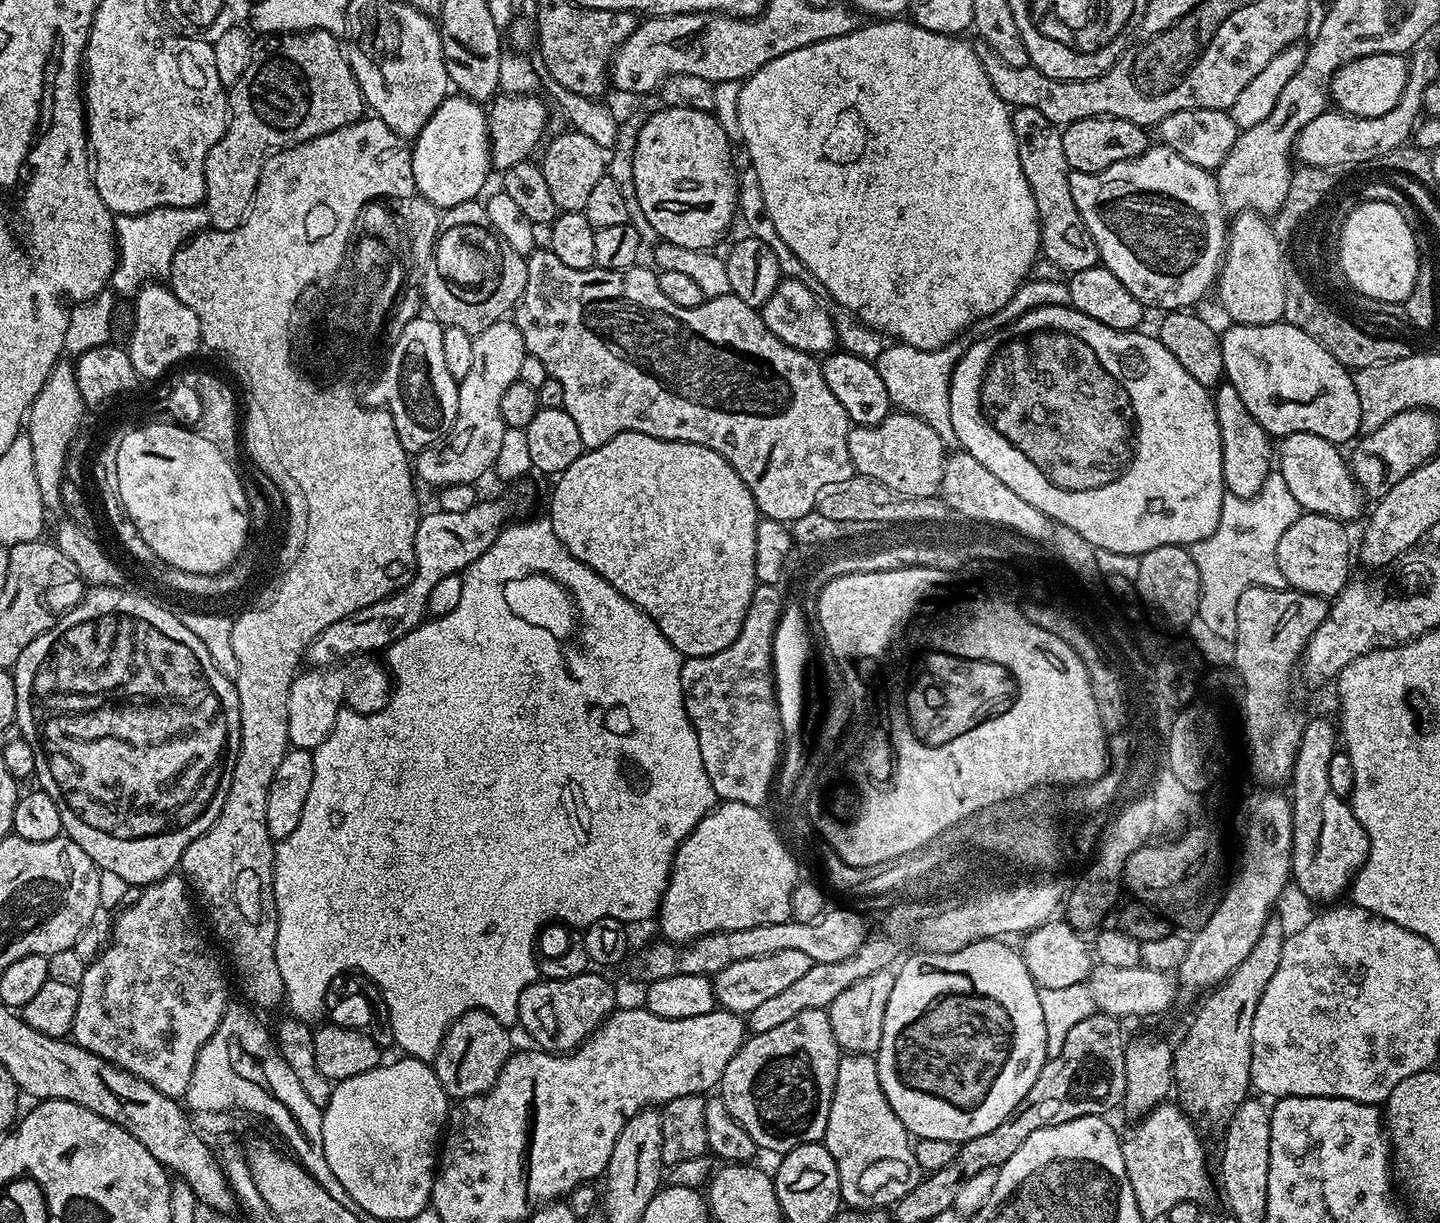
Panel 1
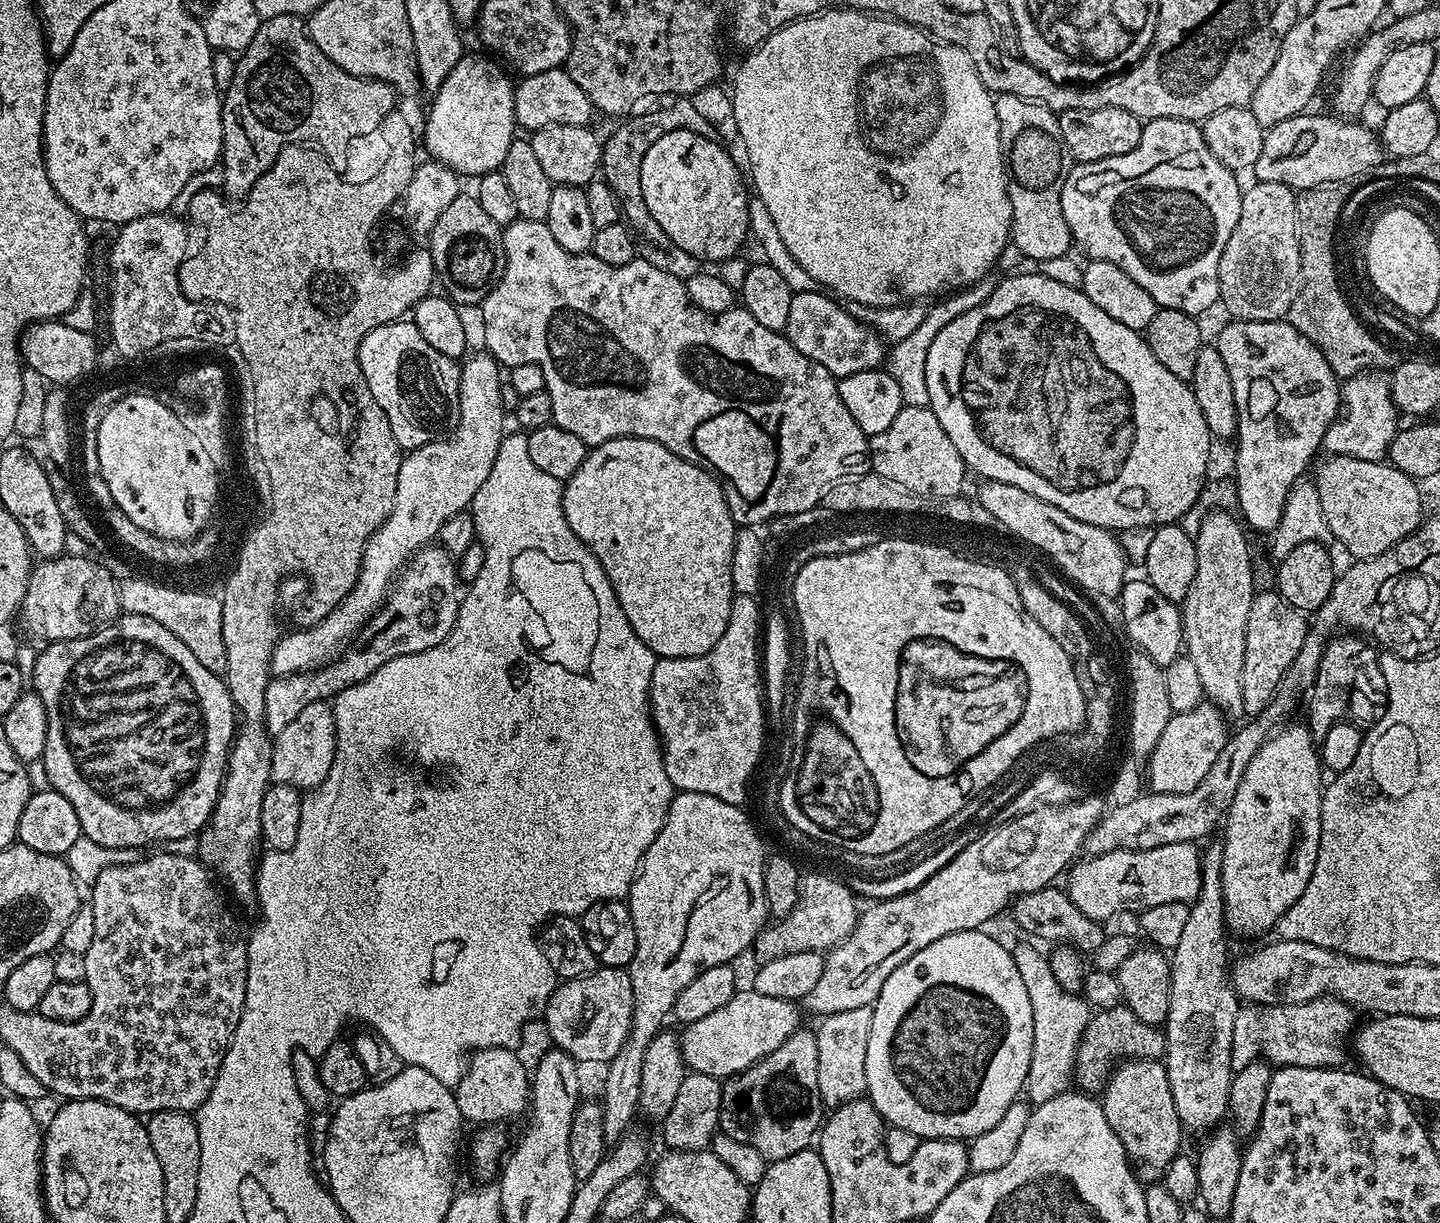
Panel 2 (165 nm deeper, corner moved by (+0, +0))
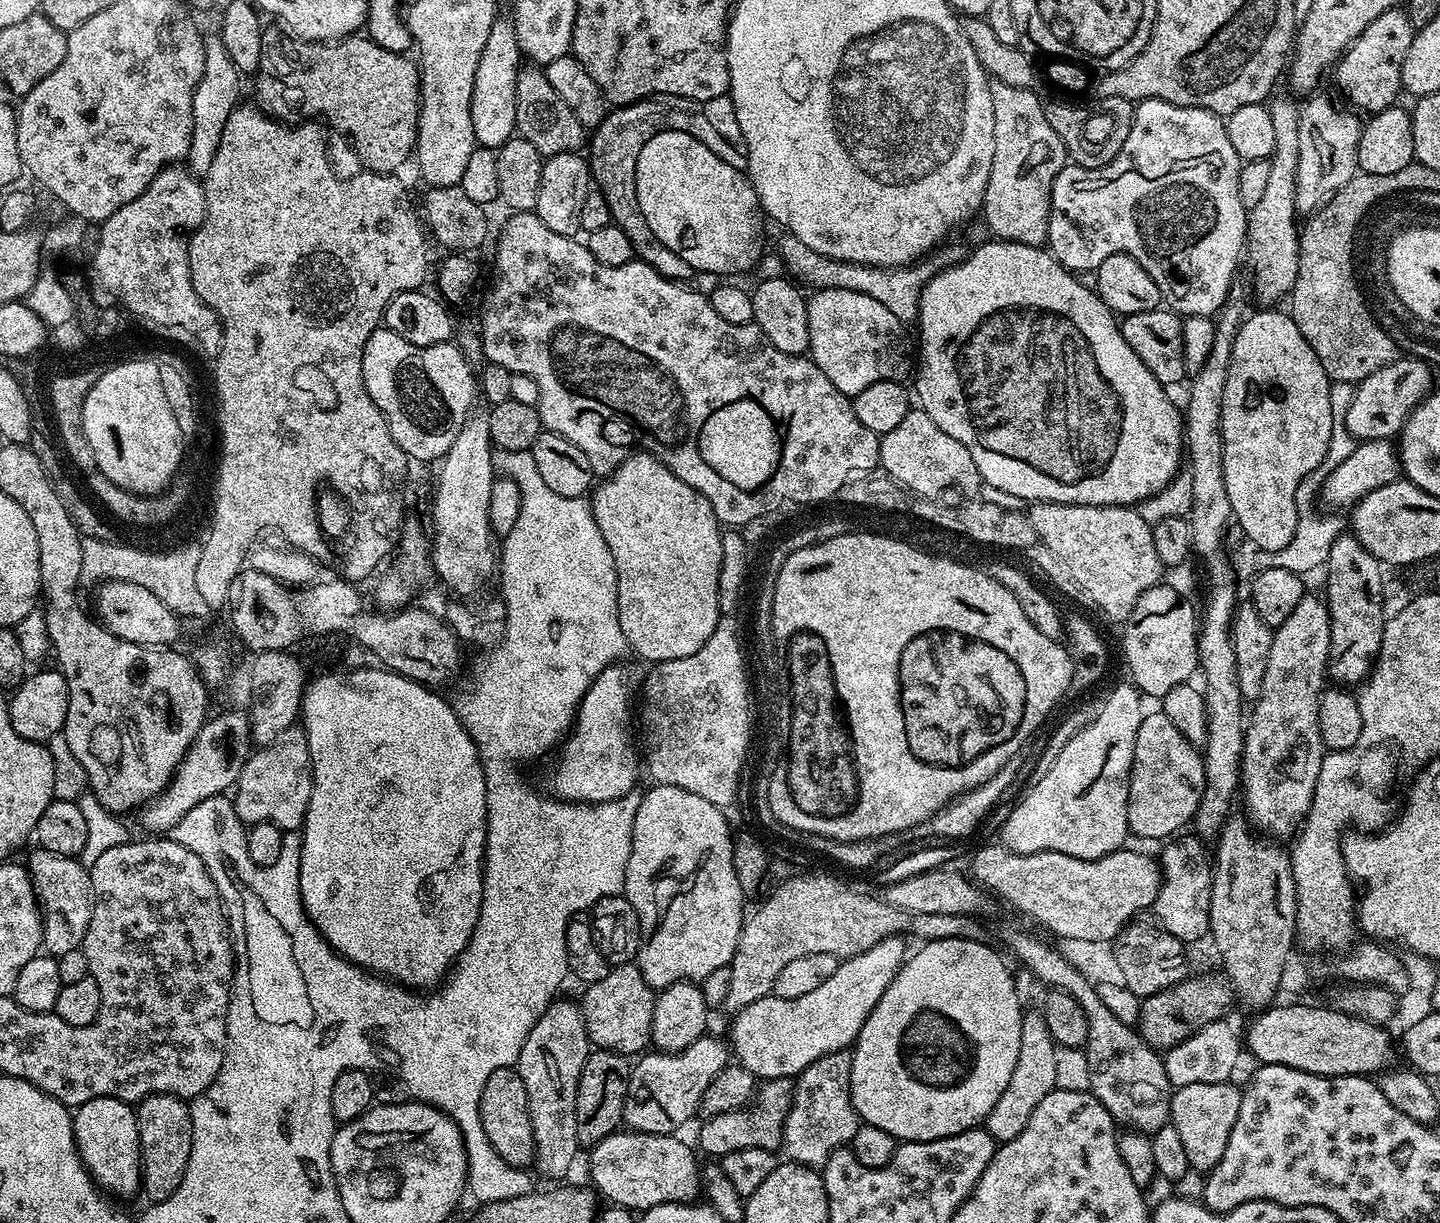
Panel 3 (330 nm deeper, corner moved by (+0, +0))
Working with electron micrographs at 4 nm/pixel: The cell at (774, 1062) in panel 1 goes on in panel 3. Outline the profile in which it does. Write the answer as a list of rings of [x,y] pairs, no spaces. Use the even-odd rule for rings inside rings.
[[[791,1079],[765,1080],[757,1087],[756,1095],[743,1108],[718,1114],[703,1121],[700,1128],[700,1148],[708,1158],[719,1158],[730,1154],[730,1150],[776,1150],[784,1142],[784,1123],[786,1114],[792,1108],[794,1084]]]

